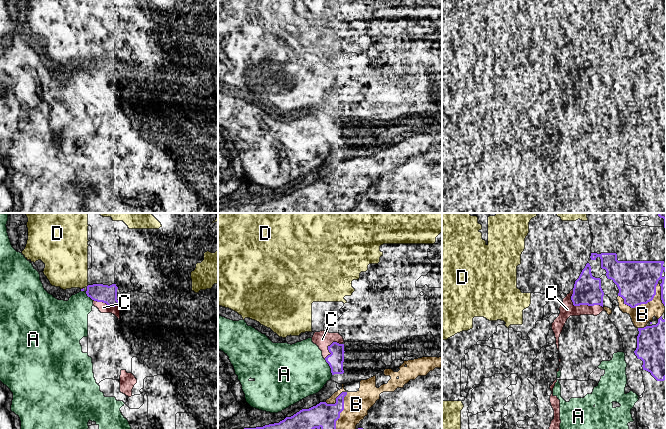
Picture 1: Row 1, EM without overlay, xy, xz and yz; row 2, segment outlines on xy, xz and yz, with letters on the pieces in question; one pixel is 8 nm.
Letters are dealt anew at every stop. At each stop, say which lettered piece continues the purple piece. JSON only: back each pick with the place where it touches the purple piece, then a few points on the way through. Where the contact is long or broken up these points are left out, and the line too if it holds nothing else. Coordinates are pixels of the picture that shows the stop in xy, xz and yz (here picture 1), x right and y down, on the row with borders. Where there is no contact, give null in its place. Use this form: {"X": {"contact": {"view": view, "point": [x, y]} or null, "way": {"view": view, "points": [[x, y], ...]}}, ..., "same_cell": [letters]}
{"B": {"contact": {"view": "yz", "point": [655, 294]}}, "same_cell": ["B"]}

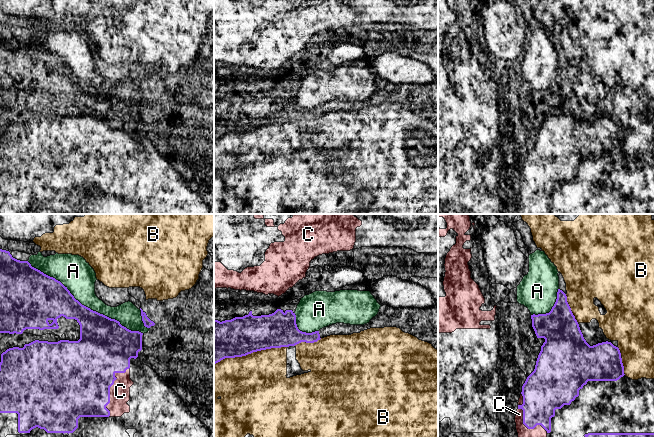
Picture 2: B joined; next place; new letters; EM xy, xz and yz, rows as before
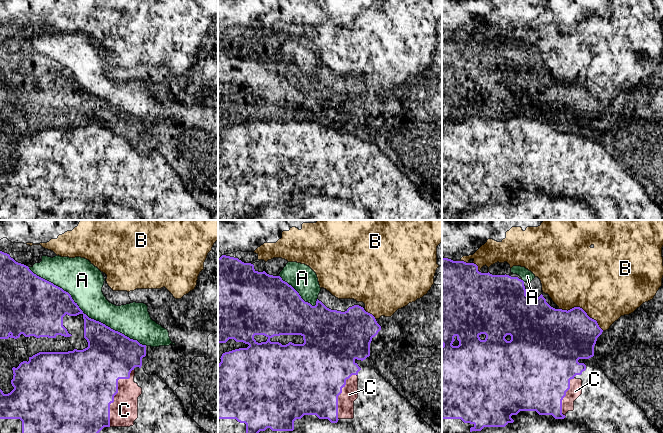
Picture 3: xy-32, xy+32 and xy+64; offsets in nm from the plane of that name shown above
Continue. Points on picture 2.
{"same_cell": []}

